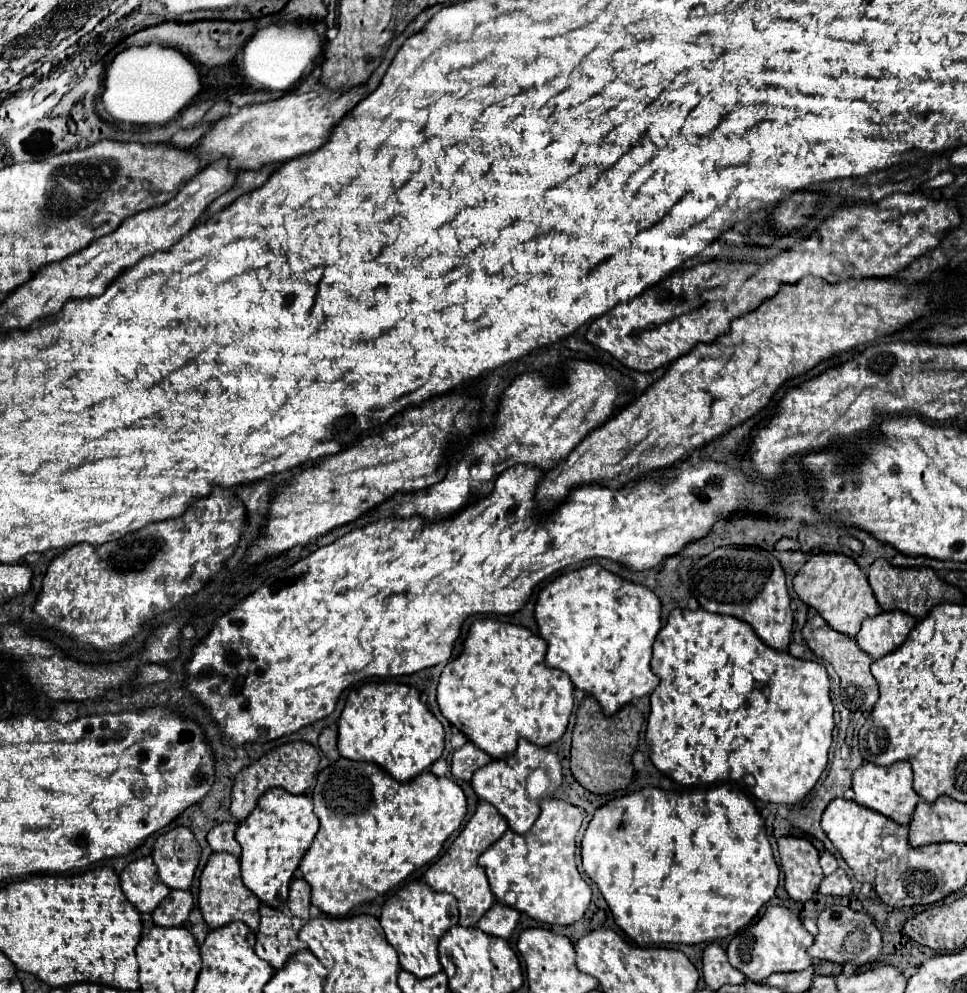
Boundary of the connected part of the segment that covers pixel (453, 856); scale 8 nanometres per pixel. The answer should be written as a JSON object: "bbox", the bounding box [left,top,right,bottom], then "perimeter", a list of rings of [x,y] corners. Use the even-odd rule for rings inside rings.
{"bbox":[424,803,508,927],"perimeter":[[[480,803],[476,813],[472,815],[472,819],[468,821],[468,825],[462,829],[462,833],[452,841],[450,849],[434,863],[428,867],[428,871],[424,873],[424,881],[434,889],[434,891],[444,891],[444,893],[452,893],[458,899],[458,909],[460,909],[460,925],[464,927],[474,927],[480,917],[484,915],[484,911],[490,909],[490,905],[496,901],[490,885],[488,885],[488,877],[484,873],[484,869],[478,867],[478,857],[492,845],[496,843],[508,829],[508,821],[498,813],[496,807],[492,807],[490,803]]]}

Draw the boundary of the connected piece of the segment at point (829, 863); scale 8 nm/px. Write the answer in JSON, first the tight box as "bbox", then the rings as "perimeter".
{"bbox":[820,851,838,875],"perimeter":[[[824,851],[822,857],[820,857],[820,865],[822,865],[824,875],[830,875],[838,869],[838,863],[836,863],[836,857],[830,853],[830,851]]]}

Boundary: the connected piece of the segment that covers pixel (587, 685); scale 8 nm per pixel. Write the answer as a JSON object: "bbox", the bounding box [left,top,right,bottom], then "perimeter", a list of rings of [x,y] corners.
{"bbox":[534,565,662,715],"perimeter":[[[600,565],[580,567],[558,575],[538,593],[534,619],[538,623],[540,637],[548,645],[546,665],[562,669],[564,673],[570,675],[574,687],[594,695],[602,705],[604,715],[612,715],[632,699],[650,695],[656,689],[658,677],[650,669],[650,659],[652,659],[652,643],[662,623],[660,623],[660,599],[648,587],[626,581]]]}

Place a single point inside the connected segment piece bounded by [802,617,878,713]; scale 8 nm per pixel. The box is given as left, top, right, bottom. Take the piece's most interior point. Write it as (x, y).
(859, 689)

